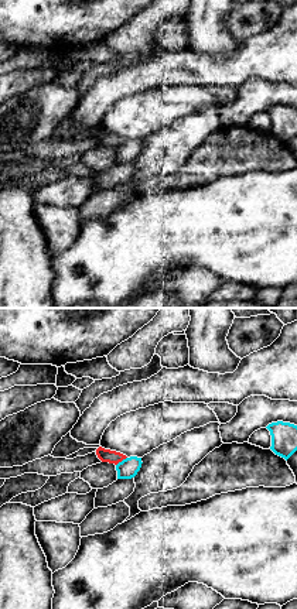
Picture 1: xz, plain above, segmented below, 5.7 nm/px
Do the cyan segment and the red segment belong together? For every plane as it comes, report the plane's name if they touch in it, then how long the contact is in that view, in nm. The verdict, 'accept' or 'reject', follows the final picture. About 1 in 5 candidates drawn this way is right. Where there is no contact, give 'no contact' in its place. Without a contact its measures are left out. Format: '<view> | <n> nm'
xz | 80 nm

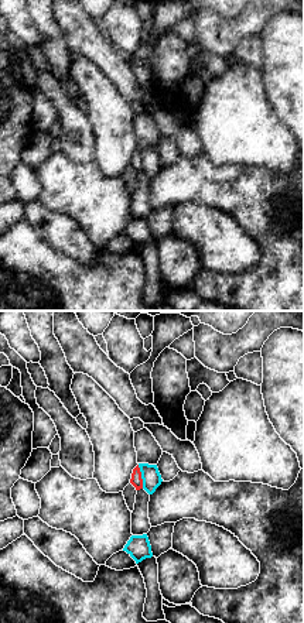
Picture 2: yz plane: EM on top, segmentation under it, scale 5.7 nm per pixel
yz | 140 nm

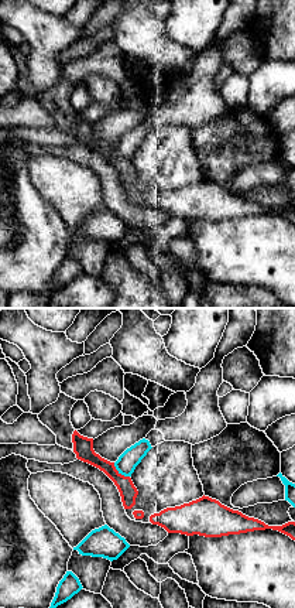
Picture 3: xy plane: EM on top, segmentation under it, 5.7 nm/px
xy | 130 nm

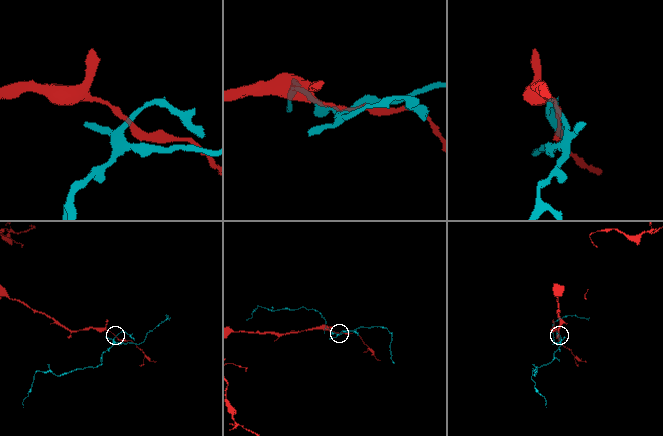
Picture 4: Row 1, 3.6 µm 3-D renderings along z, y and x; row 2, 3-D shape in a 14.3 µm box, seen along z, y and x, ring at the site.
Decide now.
reject

